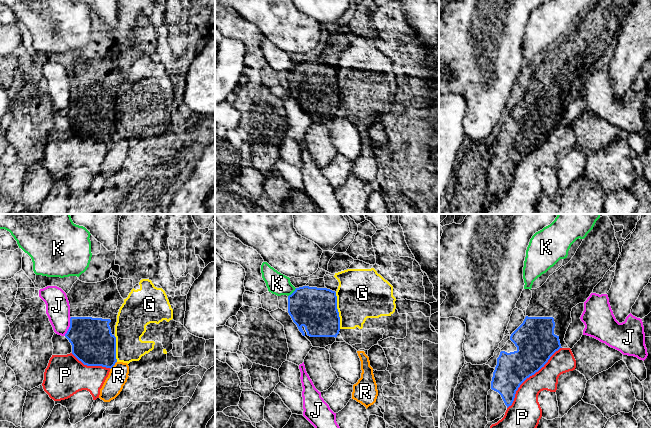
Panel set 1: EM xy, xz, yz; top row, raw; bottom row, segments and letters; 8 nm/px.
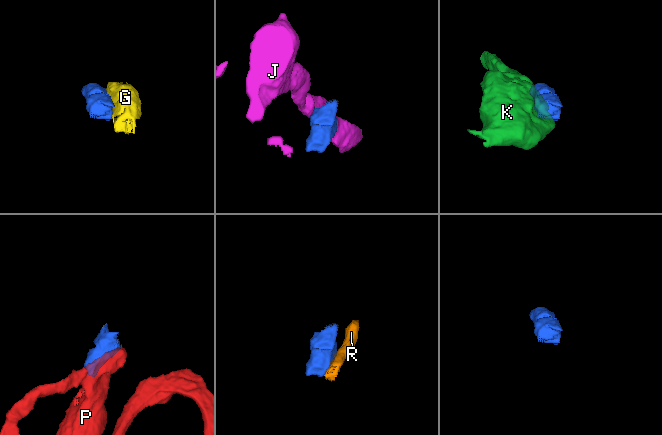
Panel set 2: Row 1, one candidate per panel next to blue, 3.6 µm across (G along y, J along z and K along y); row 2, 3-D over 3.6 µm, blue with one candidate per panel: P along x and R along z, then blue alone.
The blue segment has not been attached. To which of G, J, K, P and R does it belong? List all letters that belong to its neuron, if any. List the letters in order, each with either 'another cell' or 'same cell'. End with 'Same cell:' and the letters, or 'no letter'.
G: another cell
J: another cell
K: another cell
P: another cell
R: another cell
Same cell: no letter

